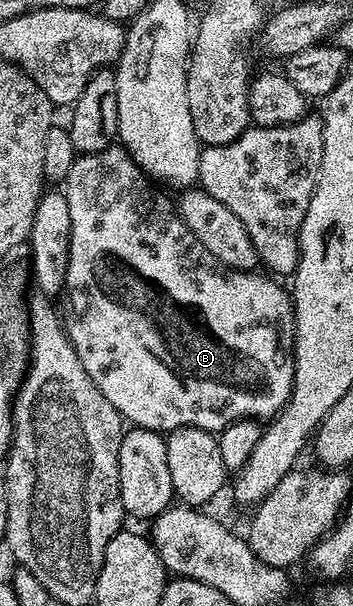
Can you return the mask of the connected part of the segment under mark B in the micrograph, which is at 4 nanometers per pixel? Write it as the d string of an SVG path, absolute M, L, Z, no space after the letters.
M116 144L96 153L81 153L64 178L62 192L66 196L66 205L70 207L70 264L64 281L68 294L66 329L74 352L78 352L78 360L82 360L82 368L86 368L90 380L94 380L102 396L114 404L125 423L142 430L171 432L183 426L197 426L203 430L221 432L232 422L275 418L290 400L294 384L292 349L296 339L296 321L291 293L285 287L283 290L275 277L262 278L254 272L221 266L215 256L193 236L190 228L186 228L173 203L172 206L168 203L166 195L156 194L155 188L128 152Z

